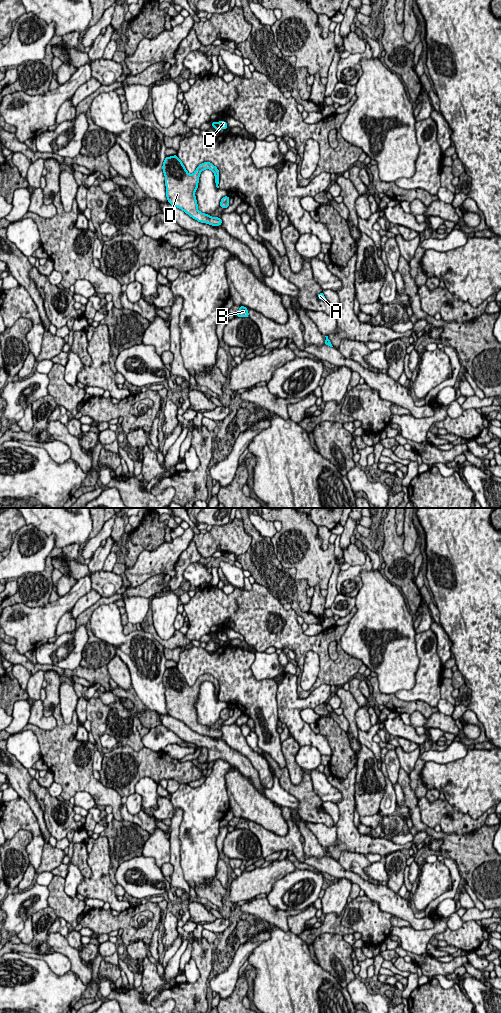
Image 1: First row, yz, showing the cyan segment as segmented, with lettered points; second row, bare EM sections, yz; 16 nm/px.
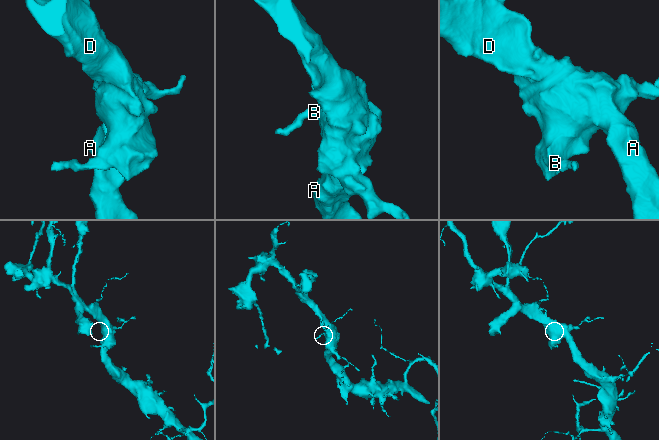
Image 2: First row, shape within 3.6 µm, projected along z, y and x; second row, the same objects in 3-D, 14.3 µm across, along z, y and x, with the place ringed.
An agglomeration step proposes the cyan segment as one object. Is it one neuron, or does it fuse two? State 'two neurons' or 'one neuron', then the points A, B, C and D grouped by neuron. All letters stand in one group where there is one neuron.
two neurons; A B D / C

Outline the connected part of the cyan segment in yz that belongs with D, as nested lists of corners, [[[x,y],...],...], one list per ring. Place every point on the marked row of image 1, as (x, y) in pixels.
[[[177,154],[165,158],[163,162],[165,175],[166,197],[169,204],[183,210],[193,219],[212,226],[220,226],[222,219],[211,217],[209,214],[200,212],[197,207],[195,191],[198,188],[200,173],[210,169],[215,175],[215,184],[219,188],[219,170],[210,162],[200,164],[193,174],[189,174]]]

